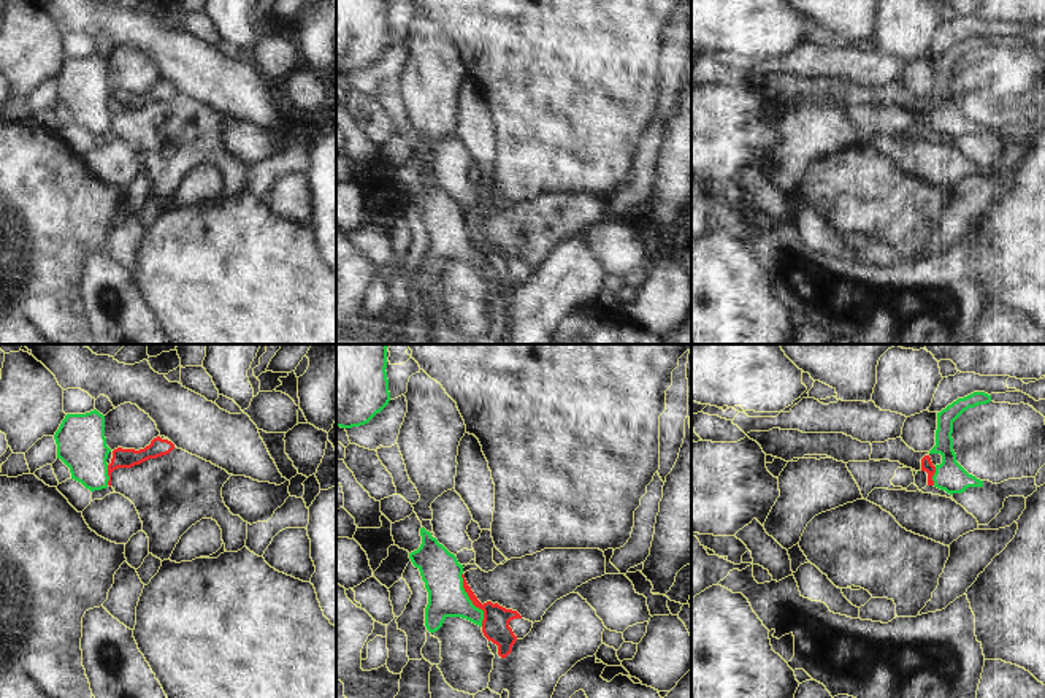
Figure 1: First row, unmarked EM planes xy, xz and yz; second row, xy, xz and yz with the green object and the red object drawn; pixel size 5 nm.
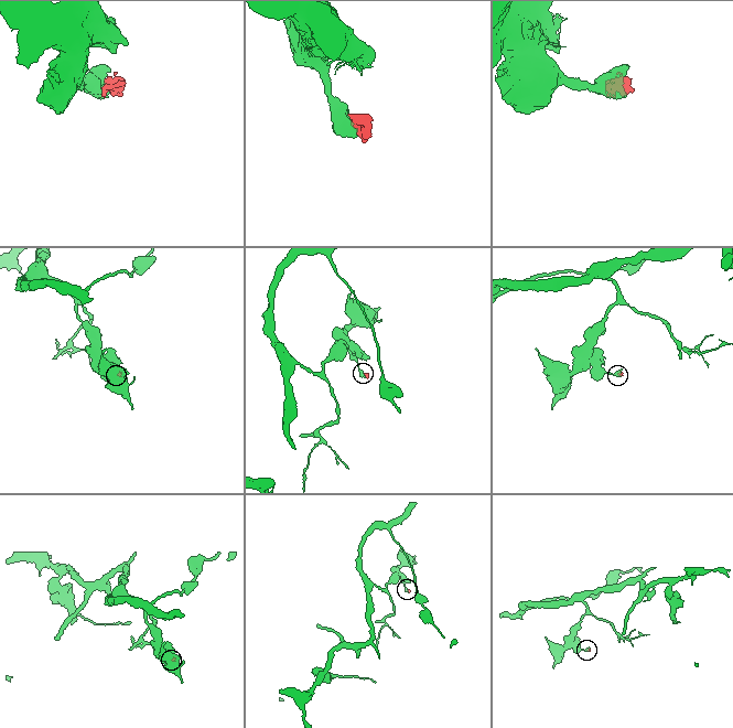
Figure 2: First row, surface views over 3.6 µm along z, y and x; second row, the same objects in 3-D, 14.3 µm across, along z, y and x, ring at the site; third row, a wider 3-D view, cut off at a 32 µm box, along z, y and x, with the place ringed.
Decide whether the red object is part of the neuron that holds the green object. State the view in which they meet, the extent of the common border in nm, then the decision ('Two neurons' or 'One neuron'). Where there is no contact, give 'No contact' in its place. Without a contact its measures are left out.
Touches green in xz. Shared border 300 nm. One neuron

